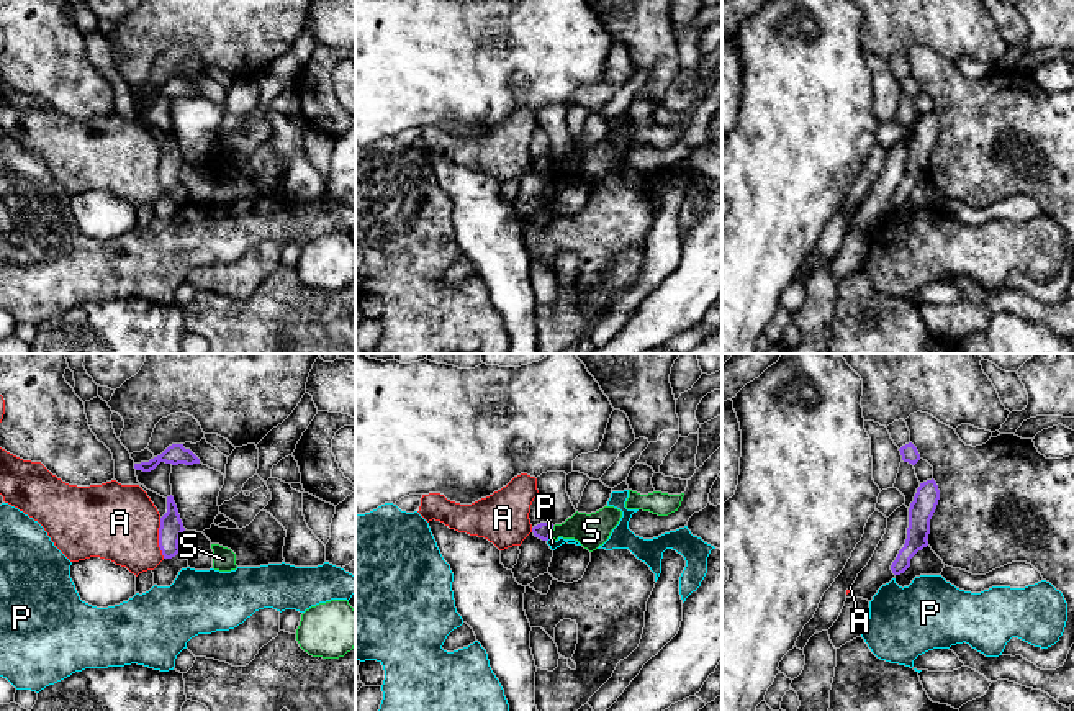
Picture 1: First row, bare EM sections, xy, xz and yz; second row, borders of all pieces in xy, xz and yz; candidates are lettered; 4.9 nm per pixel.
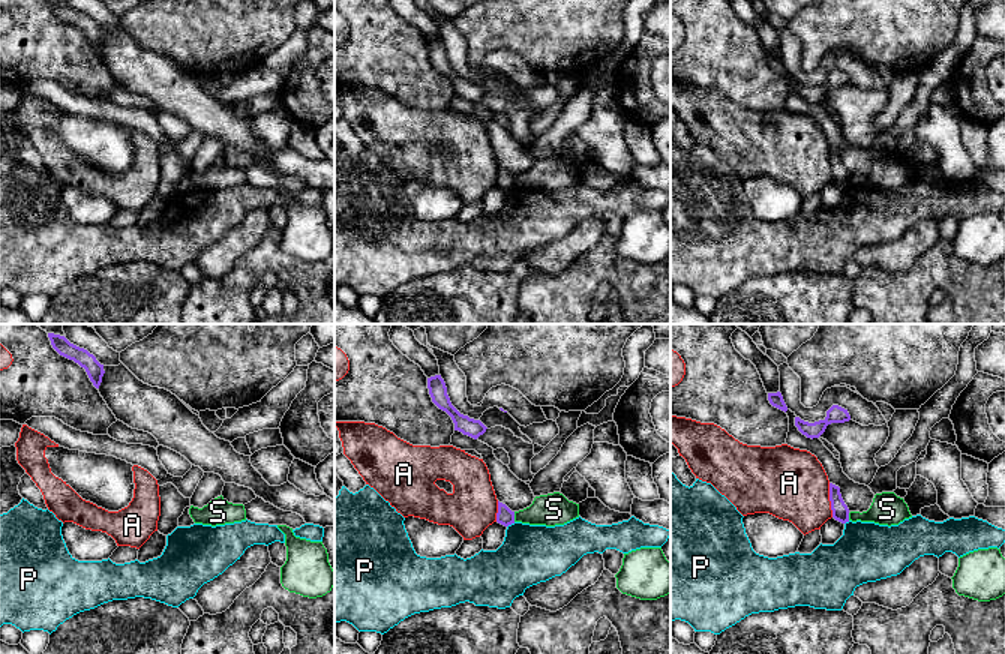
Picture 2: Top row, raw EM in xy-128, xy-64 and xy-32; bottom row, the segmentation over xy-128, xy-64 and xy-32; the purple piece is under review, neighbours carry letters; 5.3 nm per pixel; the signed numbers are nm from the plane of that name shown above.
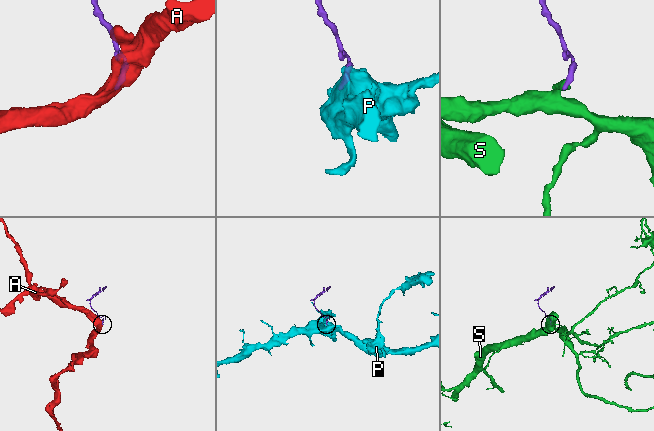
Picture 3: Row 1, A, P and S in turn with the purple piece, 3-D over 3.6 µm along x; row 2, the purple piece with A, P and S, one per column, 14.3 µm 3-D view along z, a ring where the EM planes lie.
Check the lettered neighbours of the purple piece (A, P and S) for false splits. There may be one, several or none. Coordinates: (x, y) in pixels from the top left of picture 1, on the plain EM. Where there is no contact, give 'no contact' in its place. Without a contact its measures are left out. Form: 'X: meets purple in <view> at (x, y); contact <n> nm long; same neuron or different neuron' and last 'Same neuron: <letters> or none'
A: meets purple in xy at (159, 171); contact 200 nm long; different neuron
P: meets purple in xz at (549, 171); contact 40 nm long; different neuron
S: meets purple in xz at (552, 163); contact 50 nm long; different neuron
Same neuron: none

